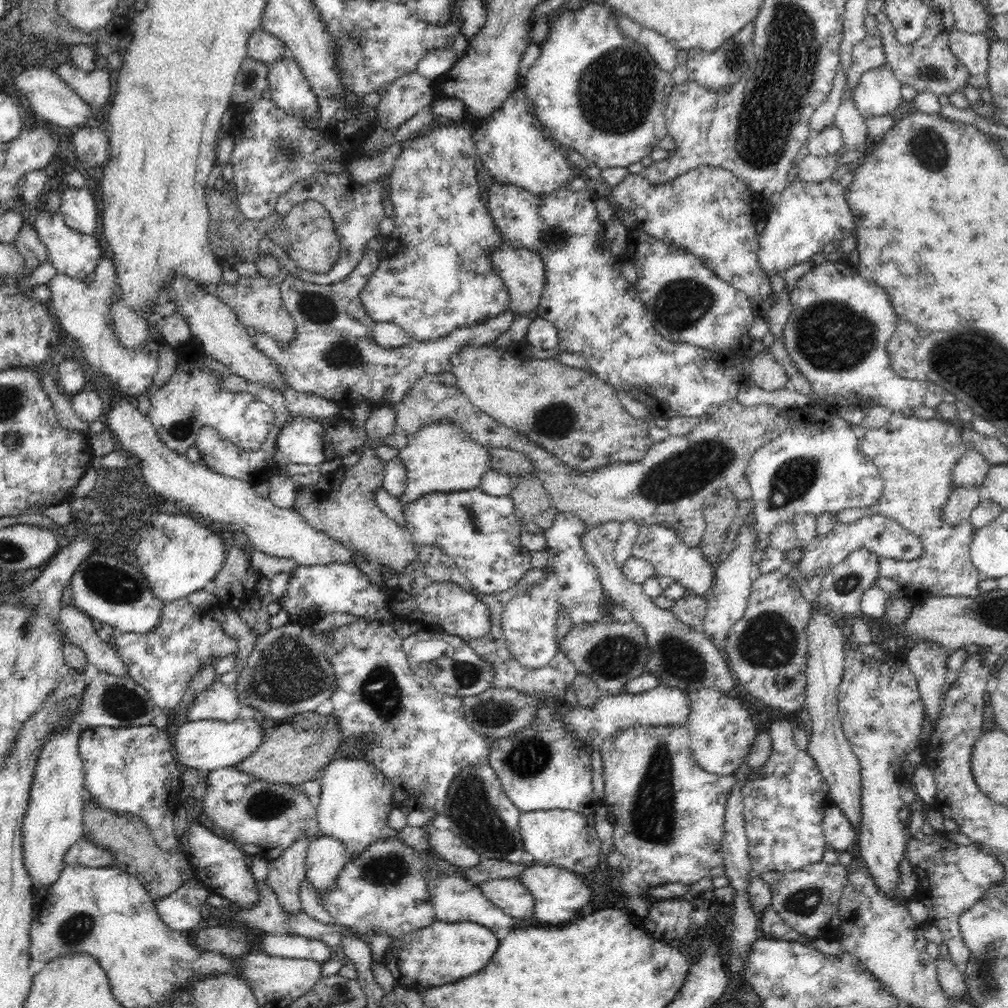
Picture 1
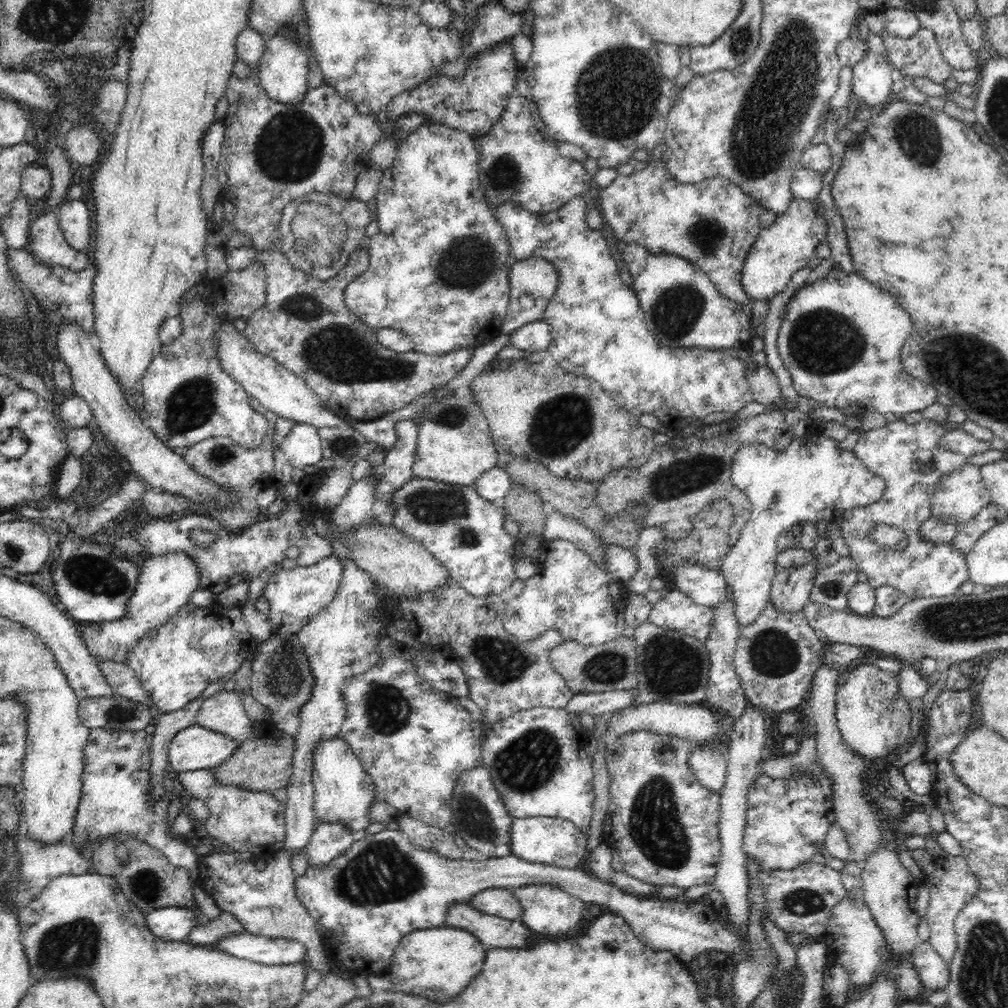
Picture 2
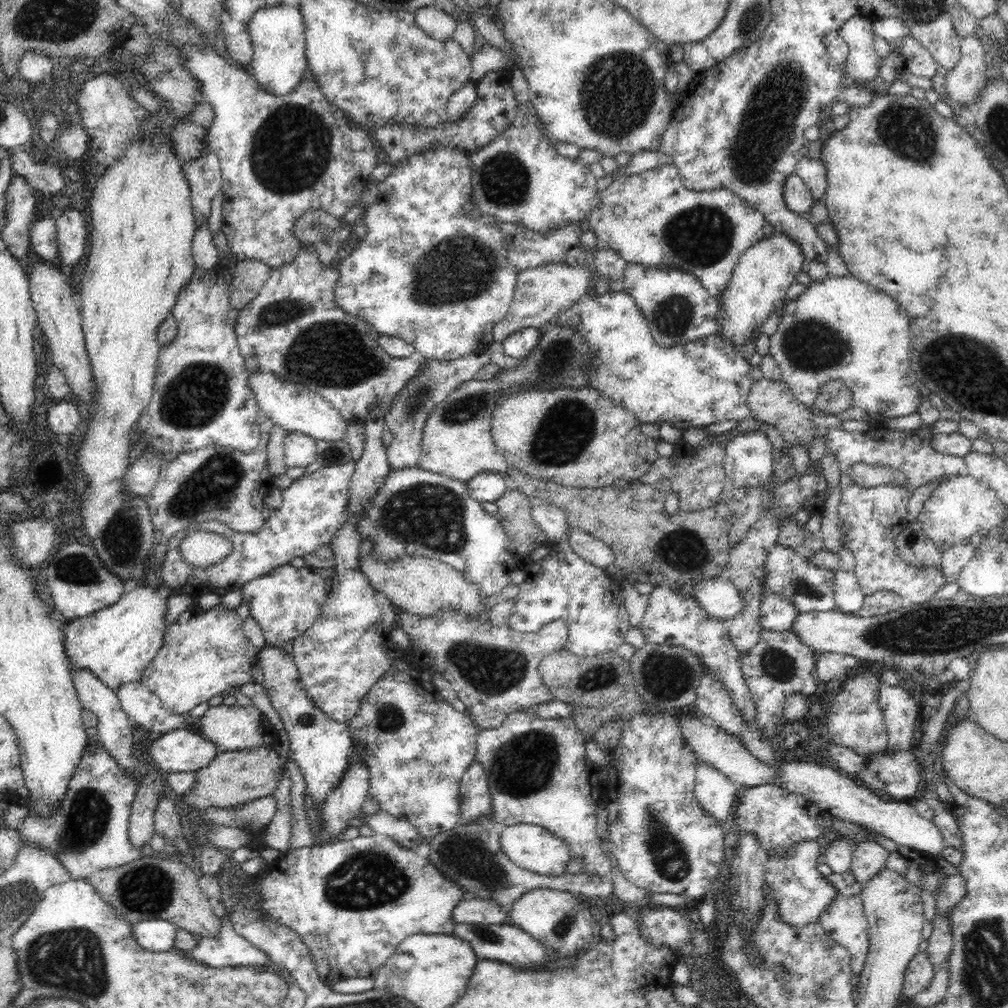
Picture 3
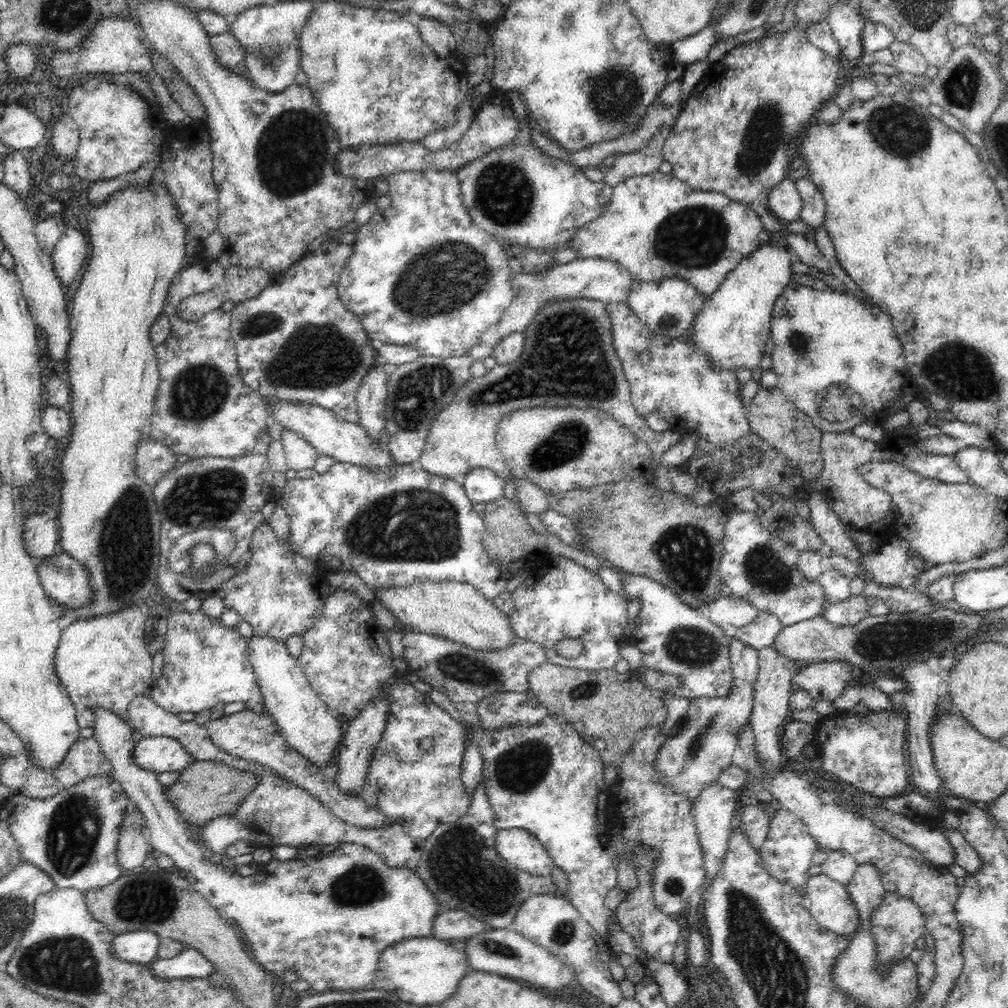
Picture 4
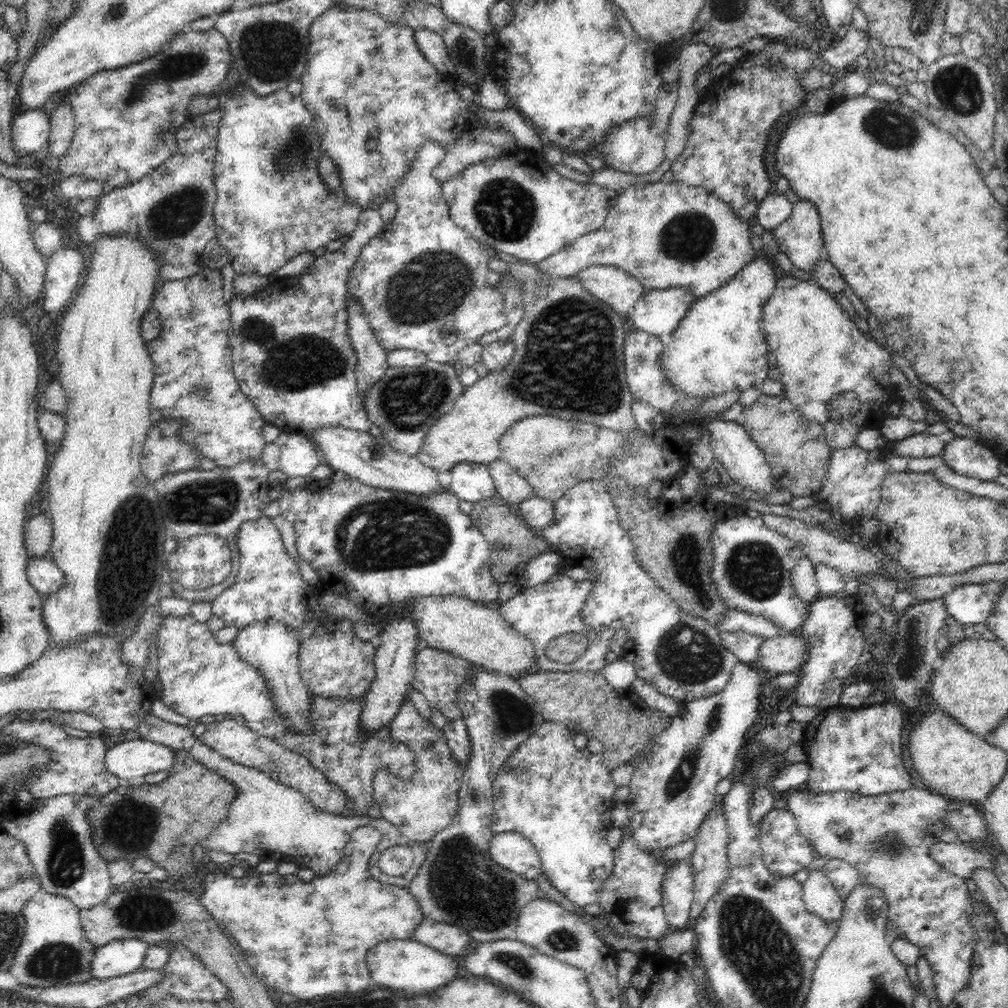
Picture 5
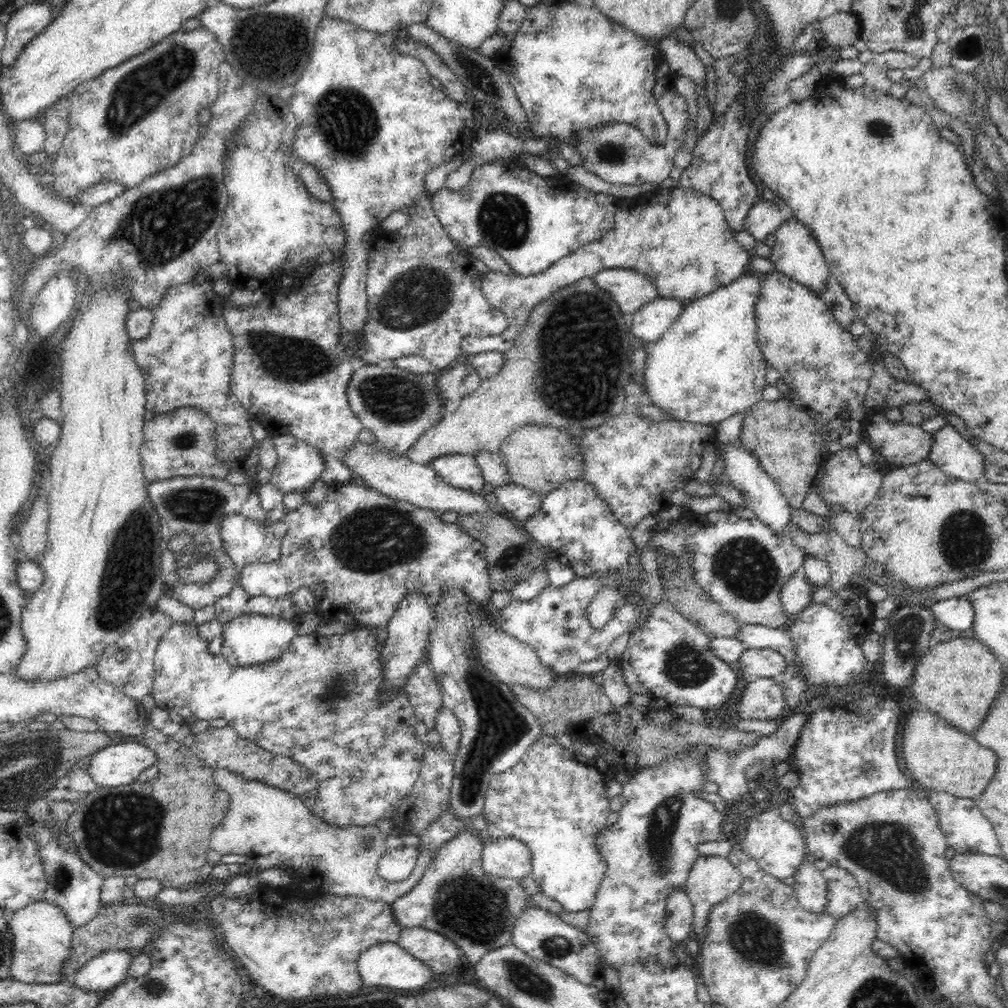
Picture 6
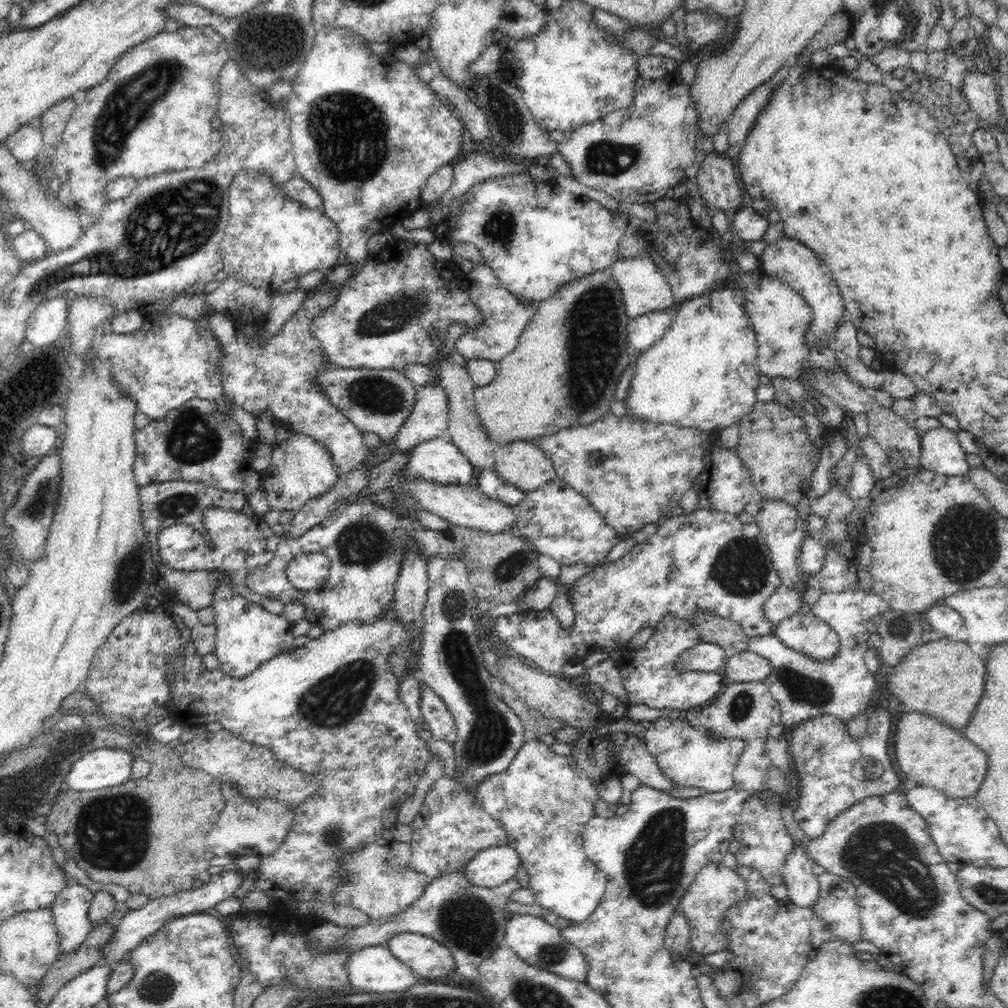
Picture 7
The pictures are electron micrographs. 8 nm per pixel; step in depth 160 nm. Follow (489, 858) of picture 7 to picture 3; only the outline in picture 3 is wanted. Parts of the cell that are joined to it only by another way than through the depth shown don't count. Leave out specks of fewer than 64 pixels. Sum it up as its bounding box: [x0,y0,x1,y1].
[499,824,571,877]

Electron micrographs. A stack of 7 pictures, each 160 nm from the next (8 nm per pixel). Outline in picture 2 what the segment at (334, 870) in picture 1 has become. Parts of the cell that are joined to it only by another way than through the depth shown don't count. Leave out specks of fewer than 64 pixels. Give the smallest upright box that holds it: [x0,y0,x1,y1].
[305,821,357,868]

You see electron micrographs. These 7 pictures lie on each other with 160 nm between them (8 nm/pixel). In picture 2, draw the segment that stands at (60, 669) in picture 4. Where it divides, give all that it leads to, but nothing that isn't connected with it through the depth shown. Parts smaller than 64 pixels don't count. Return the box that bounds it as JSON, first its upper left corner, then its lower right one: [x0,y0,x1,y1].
[79,552,200,663]

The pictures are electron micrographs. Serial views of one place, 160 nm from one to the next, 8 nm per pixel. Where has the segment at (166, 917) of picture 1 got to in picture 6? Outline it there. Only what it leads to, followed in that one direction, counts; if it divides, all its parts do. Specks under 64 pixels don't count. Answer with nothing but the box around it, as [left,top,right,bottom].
[71,949,135,992]

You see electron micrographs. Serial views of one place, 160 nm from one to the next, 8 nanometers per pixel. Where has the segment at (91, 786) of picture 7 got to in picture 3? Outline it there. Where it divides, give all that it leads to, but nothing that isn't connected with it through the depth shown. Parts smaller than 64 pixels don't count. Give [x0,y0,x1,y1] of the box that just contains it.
[148,730,218,774]

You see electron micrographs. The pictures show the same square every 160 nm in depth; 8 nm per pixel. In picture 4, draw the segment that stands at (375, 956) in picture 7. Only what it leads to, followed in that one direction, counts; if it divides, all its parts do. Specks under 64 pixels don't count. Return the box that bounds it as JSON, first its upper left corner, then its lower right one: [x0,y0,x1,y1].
[371,936,469,1006]

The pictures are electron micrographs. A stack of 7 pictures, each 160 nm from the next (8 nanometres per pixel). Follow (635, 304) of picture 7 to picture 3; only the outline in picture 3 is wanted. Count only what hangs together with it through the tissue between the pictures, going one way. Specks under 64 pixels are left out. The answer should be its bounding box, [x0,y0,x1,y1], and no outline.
[493,249,627,343]

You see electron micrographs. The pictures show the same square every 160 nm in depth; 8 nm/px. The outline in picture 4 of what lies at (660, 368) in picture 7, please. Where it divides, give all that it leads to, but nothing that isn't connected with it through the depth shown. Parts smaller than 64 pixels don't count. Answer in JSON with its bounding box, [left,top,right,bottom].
[687,245,794,370]

